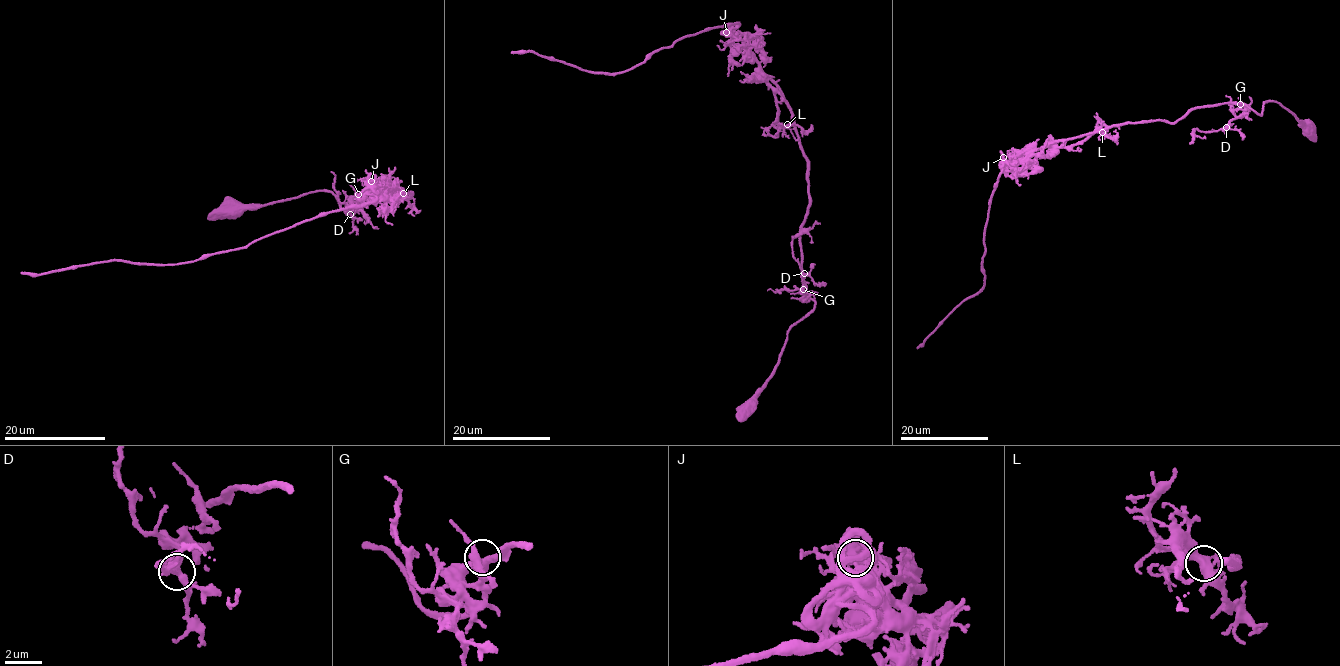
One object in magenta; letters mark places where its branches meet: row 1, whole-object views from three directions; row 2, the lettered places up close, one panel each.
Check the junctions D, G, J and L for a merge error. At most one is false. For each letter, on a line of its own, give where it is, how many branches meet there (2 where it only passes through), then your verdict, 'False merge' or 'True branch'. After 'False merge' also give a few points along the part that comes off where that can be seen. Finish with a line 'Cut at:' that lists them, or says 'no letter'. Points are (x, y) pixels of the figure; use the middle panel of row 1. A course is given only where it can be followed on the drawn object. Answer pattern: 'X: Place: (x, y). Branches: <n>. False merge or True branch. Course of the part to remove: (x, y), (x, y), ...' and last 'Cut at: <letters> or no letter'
D: Place: (804, 273). Branches: 5. True branch
G: Place: (803, 289). Branches: 3. True branch
J: Place: (726, 32). Branches: 3. True branch
L: Place: (787, 124). Branches: 3. True branch
Cut at: no letter

